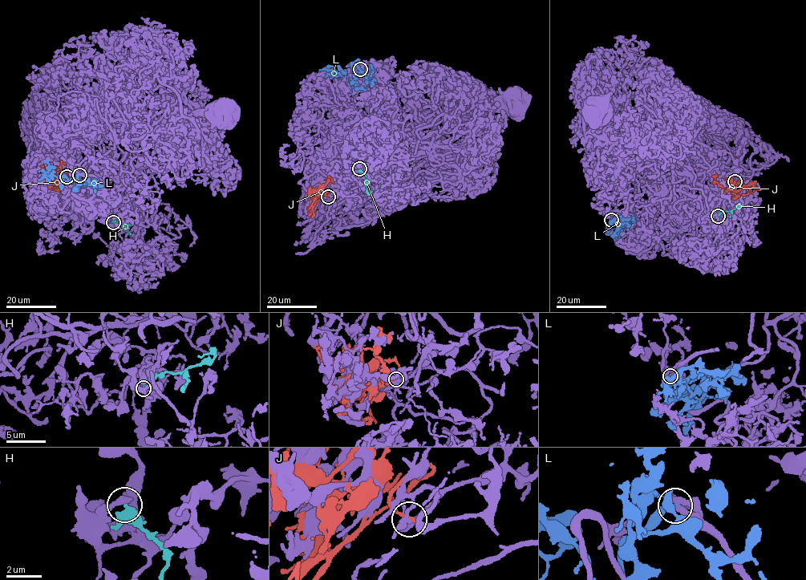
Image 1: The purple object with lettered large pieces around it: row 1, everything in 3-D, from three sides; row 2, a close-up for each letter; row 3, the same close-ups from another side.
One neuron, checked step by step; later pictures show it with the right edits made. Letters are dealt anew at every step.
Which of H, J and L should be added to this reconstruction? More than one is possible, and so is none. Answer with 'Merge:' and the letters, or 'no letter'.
Merge: L

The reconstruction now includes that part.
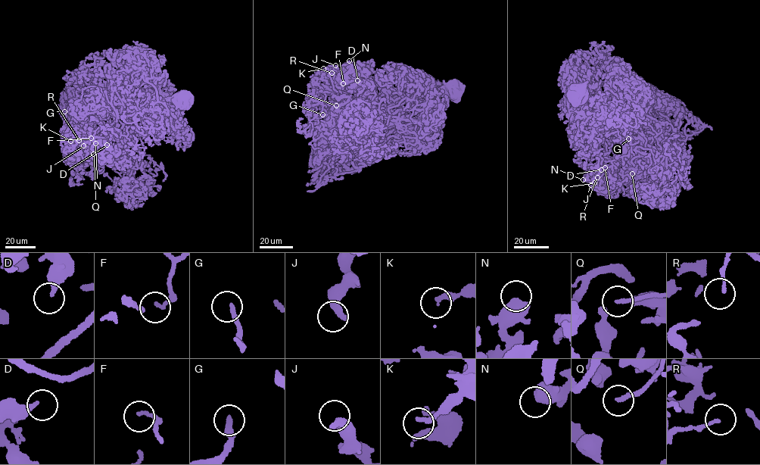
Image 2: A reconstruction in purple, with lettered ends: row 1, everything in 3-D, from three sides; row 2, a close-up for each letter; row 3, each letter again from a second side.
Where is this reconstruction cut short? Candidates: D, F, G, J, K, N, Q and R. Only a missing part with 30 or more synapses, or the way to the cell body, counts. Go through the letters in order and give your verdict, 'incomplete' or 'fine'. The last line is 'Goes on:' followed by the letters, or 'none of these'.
D: fine
F: fine
G: incomplete
J: fine
K: fine
N: fine
Q: incomplete
R: fine
Goes on: G, Q

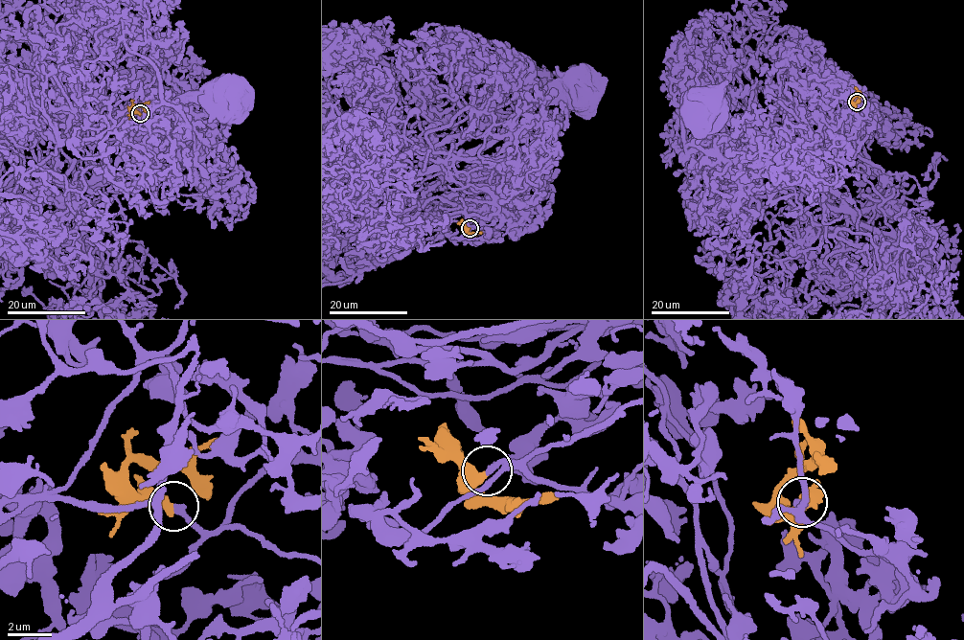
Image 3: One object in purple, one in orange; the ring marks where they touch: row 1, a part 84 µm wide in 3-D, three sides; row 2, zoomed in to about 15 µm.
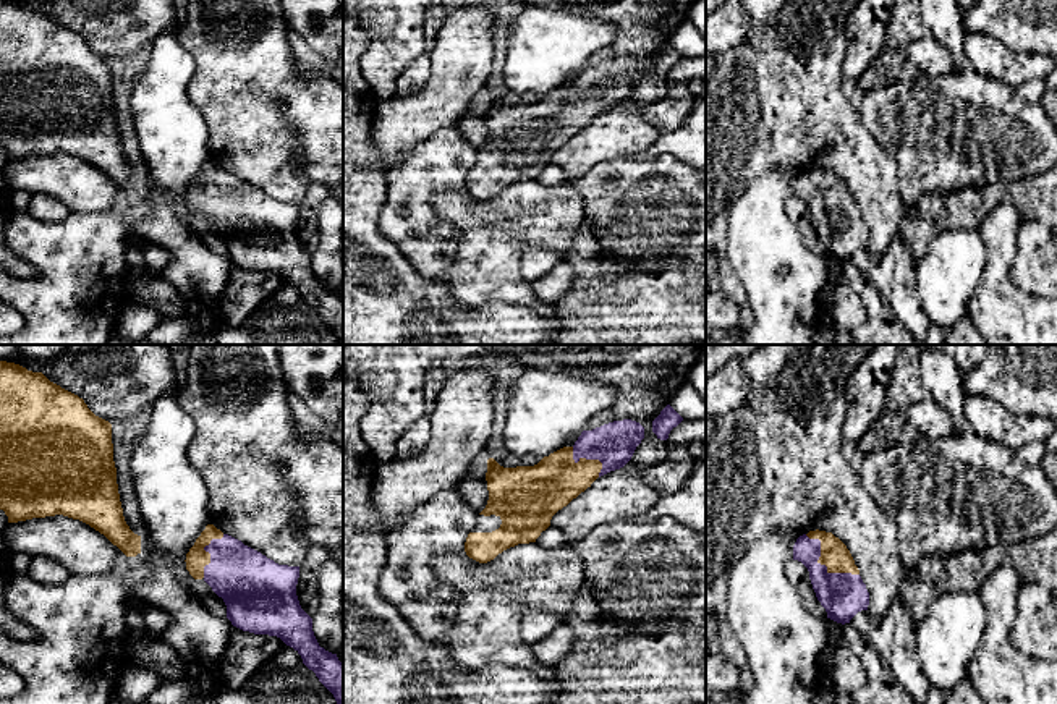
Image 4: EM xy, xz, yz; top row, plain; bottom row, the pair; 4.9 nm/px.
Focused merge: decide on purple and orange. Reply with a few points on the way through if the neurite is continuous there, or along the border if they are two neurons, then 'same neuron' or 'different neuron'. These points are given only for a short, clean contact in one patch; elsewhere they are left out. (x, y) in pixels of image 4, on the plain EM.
way yz (842, 232), (836, 216), (823, 203), (834, 191); same neuron

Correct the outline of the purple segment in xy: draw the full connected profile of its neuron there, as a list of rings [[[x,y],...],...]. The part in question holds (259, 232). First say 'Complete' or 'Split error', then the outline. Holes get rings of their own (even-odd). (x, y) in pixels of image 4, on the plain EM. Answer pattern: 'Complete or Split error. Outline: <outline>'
Split error. Outline: [[[214,162],[206,163],[185,199],[194,217],[204,217],[223,236],[227,256],[233,264],[280,275],[301,293],[303,301],[333,332],[337,343],[343,345],[343,301],[337,291],[319,283],[312,269],[312,256],[299,243],[296,233],[299,204],[278,202],[241,178],[223,172]]]

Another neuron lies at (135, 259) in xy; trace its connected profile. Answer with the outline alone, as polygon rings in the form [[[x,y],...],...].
[[[131,243],[126,248],[126,264],[131,274],[139,274],[146,269],[141,251]]]

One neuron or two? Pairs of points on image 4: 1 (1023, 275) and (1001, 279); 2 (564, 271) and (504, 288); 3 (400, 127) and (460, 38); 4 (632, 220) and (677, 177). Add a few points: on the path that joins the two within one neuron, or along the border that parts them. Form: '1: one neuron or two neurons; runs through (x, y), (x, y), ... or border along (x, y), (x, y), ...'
1: two neurons; border along (1017, 240), (1012, 280), (1022, 290), (1040, 296)
2: two neurons; border along (531, 284), (543, 300), (554, 305)
3: one neuron; runs through (423, 109), (460, 72), (460, 60)
4: one neuron; runs through (643, 211), (666, 188)

